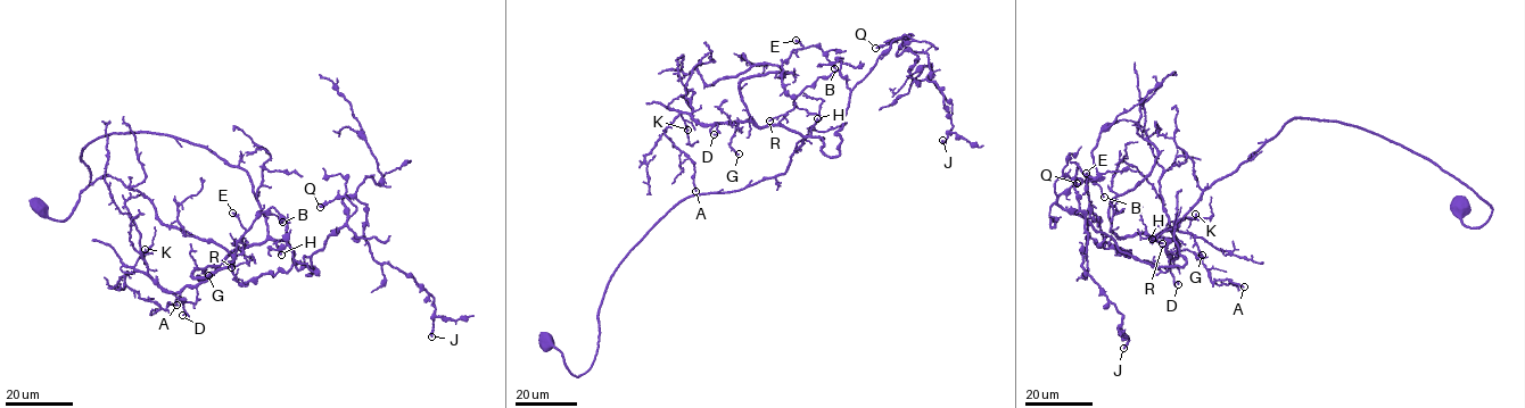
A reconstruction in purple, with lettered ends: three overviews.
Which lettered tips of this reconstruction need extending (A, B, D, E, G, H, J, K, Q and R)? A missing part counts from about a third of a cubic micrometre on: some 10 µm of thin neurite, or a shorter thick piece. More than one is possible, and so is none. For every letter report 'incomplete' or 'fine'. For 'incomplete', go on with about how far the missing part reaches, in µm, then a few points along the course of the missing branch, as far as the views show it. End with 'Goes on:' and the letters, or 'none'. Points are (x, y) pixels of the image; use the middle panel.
A: fine
B: fine
D: fine
E: incomplete; missing 25 µm; course (796, 40), (791, 39), (806, 39), (815, 33)
G: fine
H: fine
J: fine
K: fine
Q: fine
R: fine
Goes on: E

